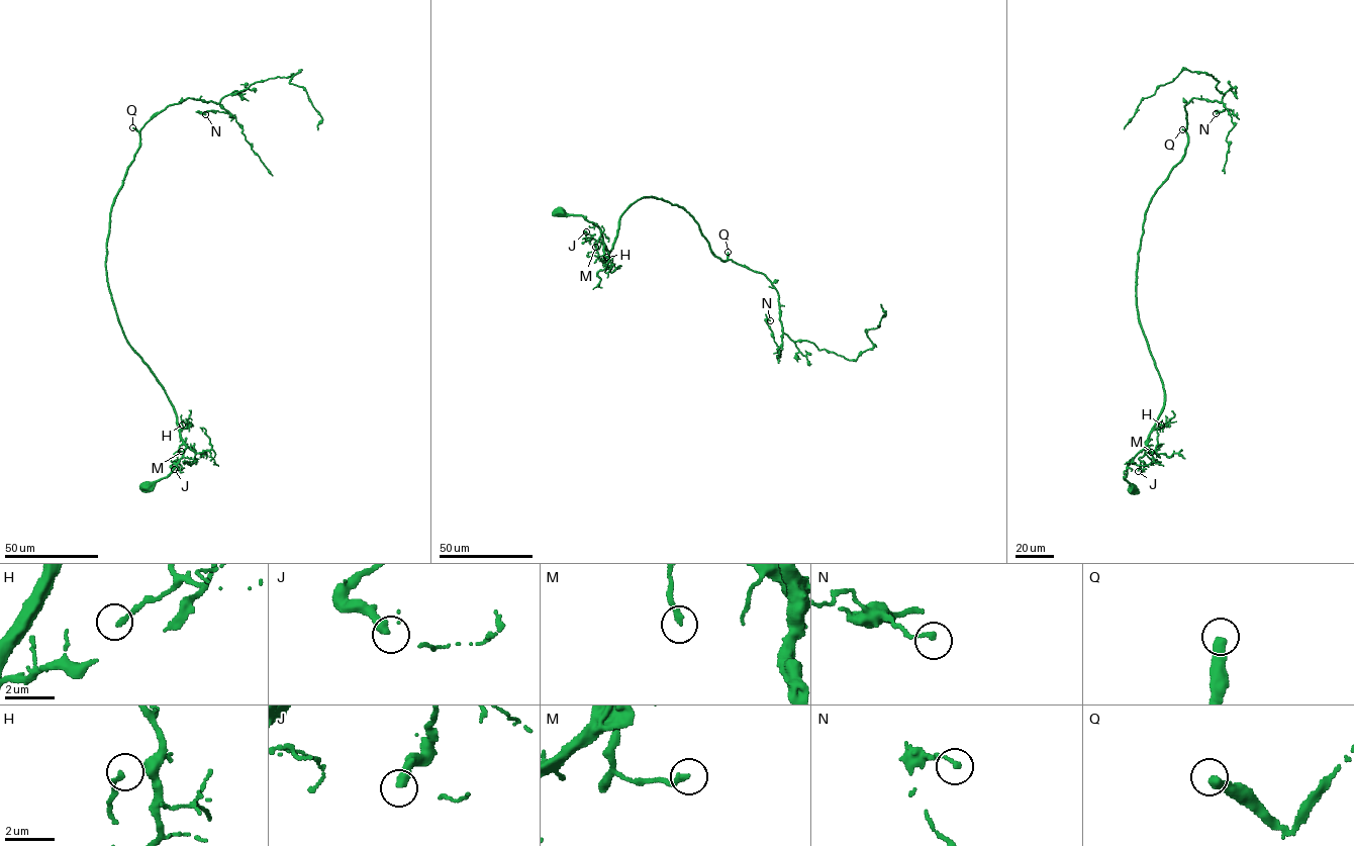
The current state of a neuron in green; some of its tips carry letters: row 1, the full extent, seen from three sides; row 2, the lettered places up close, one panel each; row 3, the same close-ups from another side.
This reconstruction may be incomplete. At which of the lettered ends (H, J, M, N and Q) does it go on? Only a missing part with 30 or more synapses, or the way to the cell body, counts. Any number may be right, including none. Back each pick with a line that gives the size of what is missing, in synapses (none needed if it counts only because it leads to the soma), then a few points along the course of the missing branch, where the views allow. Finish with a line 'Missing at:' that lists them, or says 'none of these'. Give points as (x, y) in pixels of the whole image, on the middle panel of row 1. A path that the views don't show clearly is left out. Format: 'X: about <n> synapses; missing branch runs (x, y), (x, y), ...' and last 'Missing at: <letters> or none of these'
Q: about 350 synapses; missing branch runs (728, 252), (679, 348), (629, 341), (574, 310), (556, 311), (569, 322), (560, 319)
Missing at: Q

